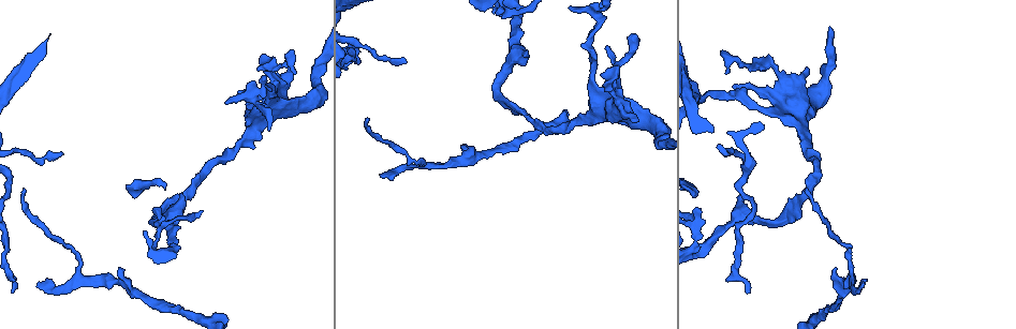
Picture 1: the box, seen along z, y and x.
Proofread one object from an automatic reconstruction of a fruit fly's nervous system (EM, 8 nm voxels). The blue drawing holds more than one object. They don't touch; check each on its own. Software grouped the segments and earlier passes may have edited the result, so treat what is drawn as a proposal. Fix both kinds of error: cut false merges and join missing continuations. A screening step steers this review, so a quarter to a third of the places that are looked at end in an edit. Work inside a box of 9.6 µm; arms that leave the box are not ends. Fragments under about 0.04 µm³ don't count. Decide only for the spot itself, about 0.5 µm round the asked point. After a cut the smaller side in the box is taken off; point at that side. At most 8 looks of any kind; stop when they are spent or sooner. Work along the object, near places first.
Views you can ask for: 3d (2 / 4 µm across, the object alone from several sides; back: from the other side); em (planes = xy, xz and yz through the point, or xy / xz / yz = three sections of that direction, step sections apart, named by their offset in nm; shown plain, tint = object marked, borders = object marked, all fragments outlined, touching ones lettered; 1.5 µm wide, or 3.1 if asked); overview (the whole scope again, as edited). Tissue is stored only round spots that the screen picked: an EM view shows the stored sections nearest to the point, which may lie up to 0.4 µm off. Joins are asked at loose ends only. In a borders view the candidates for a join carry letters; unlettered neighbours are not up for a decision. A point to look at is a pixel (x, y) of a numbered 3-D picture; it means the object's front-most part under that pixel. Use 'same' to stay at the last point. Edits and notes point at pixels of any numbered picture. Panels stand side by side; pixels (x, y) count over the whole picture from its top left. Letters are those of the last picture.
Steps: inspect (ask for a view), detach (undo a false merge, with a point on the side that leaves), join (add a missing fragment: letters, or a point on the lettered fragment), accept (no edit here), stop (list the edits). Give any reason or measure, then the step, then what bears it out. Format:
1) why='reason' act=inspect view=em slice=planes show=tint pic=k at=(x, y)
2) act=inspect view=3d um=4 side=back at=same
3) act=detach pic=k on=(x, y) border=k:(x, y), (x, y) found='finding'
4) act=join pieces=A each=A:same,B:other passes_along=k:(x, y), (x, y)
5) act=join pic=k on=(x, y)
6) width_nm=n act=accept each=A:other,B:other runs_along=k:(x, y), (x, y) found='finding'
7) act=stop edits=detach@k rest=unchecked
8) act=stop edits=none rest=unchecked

act=inspect view=em slice=xz step=8 show=borders pic=1 at=(745, 292)

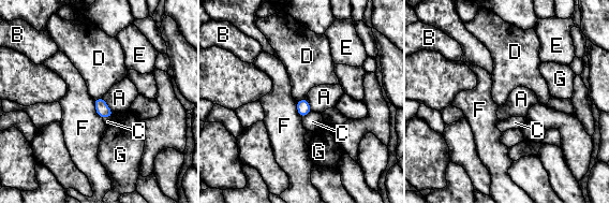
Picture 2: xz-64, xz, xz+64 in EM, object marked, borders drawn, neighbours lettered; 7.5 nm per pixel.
act=accept each=A:other,B:other,C:other,D:other,E:other,F:other,G:other border=2:(102, 97), (98, 97), (94, 100) found='none of them fits'

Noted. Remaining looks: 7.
why='branch stops here' act=inspect view=3d um=4 pic=1 at=(24, 188)

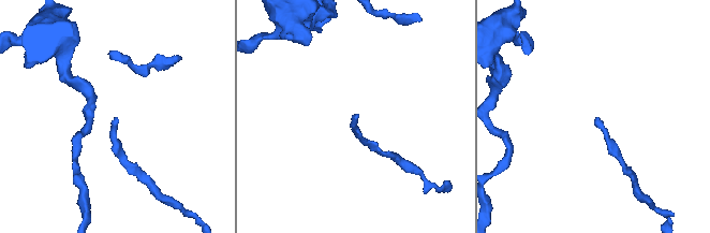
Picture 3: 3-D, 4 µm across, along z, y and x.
why='shape alone is not enough' act=inspect view=em slice=planes show=borders pic=3 at=(597, 120)

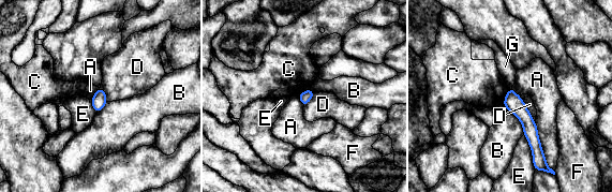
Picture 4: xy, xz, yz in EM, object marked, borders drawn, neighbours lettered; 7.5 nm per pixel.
act=accept each=A:other,B:other,C:other,D:other,E:other,F:other,G:other runs_along=4:(510, 91), (530, 127), (535, 156) found='no lettered fragment goes on from it'

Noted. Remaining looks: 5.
why='tapers out' act=inspect view=em slice=planes show=borders pic=1 at=(36, 285)

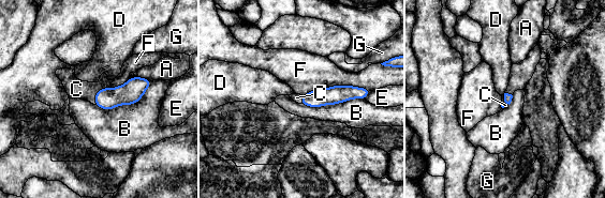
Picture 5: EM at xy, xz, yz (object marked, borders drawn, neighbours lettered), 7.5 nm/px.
longest_contact=F:550nm act=join pieces=C each=A:other,B:other,C:same,D:other,E:other,F:other,G:other passes_along=5:(129, 93), (97, 93), (76, 89) found='the neuron continues'

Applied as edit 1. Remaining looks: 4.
act=stop edits=join@5 rest=unchecked

